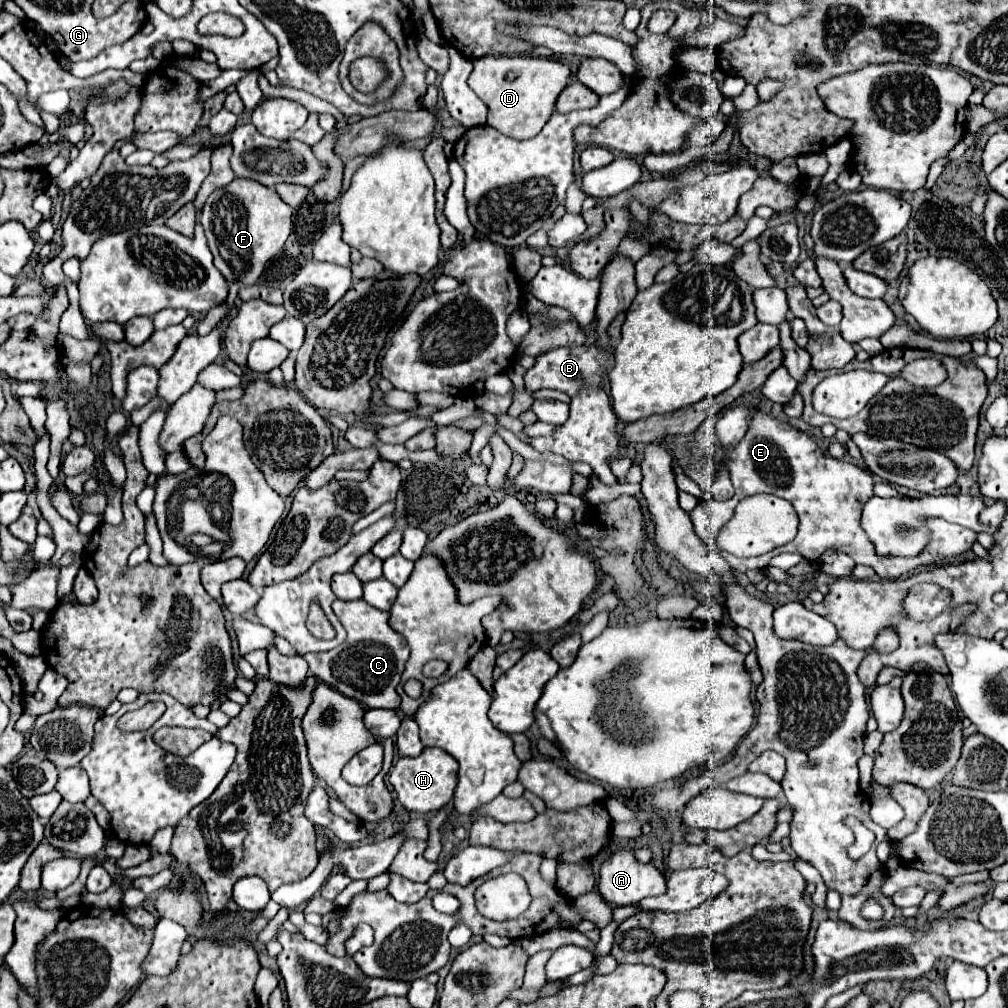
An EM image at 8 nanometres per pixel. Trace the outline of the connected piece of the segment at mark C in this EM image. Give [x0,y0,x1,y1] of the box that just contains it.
[303,600,409,708]

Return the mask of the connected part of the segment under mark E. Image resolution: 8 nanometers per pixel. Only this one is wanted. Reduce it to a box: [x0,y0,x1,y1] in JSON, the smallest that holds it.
[689,412,977,580]

